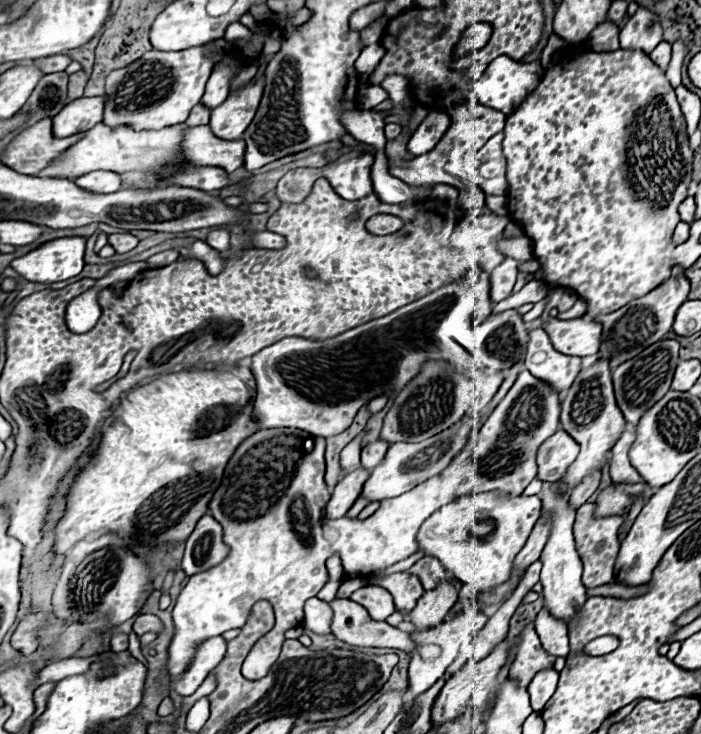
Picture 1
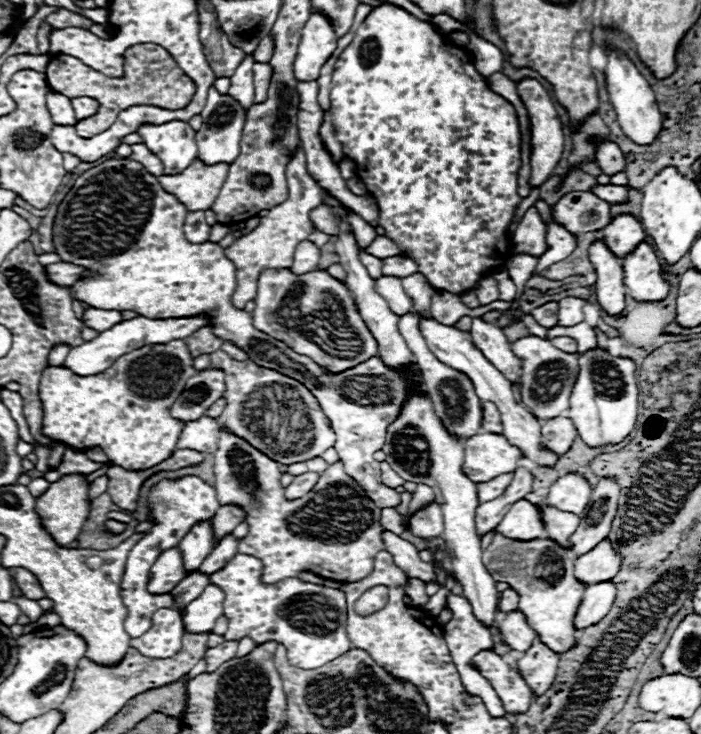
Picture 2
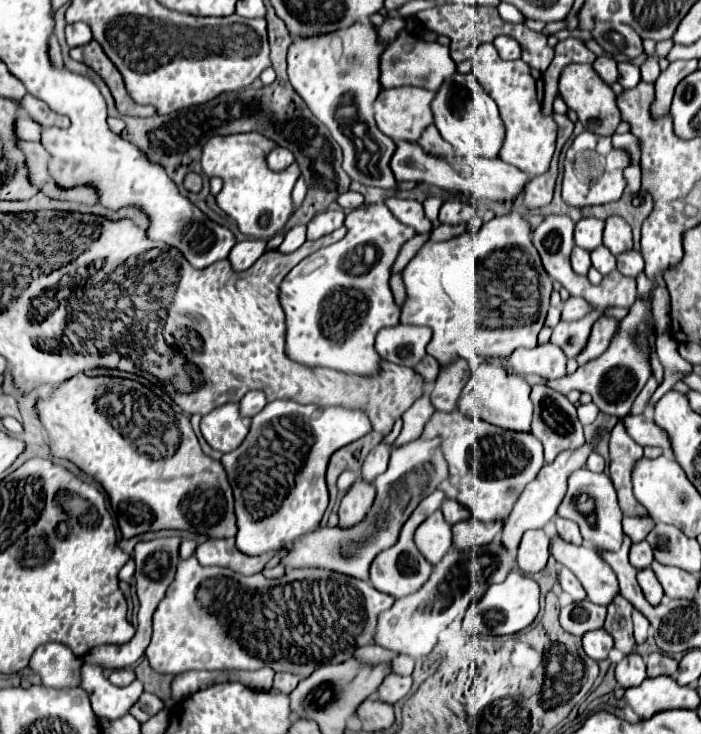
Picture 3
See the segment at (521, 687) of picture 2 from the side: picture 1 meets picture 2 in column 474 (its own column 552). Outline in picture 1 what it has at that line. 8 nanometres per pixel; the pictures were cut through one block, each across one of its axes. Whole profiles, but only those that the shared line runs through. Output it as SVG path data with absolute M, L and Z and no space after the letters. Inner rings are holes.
M530 624L524 628L524 632L520 636L518 654L510 668L510 678L516 680L522 688L526 688L532 682L532 676L536 676L536 672L542 672L544 668L552 668L554 662L556 662L556 658L552 658L552 656L548 656L548 652L544 652L534 626Z

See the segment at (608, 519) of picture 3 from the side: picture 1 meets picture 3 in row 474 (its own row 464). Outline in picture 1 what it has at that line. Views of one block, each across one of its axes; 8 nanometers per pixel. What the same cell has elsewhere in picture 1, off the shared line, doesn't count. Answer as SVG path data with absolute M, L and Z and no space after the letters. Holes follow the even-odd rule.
M596 360L592 366L582 368L576 382L568 388L568 396L562 402L562 414L560 414L562 428L580 444L578 458L570 464L568 472L558 480L560 484L566 484L566 494L570 496L572 490L594 470L602 470L608 464L608 452L612 450L612 444L622 436L626 428L626 420L616 406L614 390L612 390L612 378L608 360Z

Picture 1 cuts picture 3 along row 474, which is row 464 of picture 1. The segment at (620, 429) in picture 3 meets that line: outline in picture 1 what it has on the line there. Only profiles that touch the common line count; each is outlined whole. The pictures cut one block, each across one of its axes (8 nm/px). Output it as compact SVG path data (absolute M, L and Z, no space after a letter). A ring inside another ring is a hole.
M632 428L624 430L620 440L612 448L612 458L610 458L610 476L614 482L640 482L640 474L632 468L628 452L632 446L632 440L636 440L636 432Z

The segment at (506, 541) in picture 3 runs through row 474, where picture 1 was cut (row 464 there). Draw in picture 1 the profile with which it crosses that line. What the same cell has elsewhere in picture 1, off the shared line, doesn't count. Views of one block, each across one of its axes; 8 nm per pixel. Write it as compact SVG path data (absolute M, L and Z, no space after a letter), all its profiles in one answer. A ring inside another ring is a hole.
M558 430L552 434L544 444L538 448L536 462L538 462L538 480L560 480L566 468L576 460L580 446L564 432Z

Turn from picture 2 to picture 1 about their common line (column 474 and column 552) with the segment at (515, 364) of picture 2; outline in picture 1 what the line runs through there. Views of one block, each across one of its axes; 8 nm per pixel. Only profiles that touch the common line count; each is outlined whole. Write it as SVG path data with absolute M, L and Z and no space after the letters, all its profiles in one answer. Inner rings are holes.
M542 314L544 330L548 332L552 346L566 356L590 356L596 354L600 348L600 324L592 322L590 318L576 318L576 320L558 320L548 314Z

